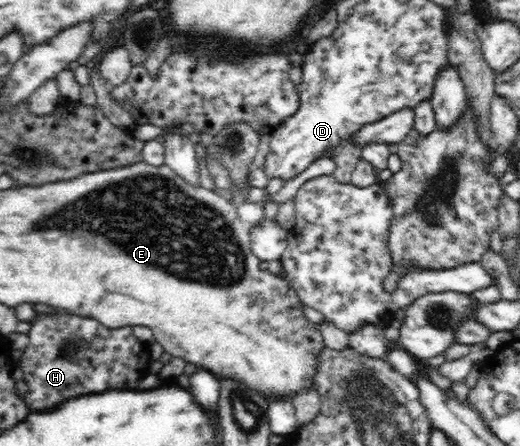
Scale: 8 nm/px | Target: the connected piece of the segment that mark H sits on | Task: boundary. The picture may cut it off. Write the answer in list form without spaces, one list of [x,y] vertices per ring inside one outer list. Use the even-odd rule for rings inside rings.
[[[70,313],[58,317],[38,315],[31,324],[27,334],[30,343],[17,362],[28,385],[24,399],[29,411],[50,411],[58,407],[58,403],[86,393],[102,393],[110,389],[132,391],[145,377],[144,373],[148,373],[146,365],[152,362],[148,347],[152,345],[138,340],[130,326],[112,330],[98,325],[94,319]],[[112,353],[116,353],[116,363],[112,361]]]

